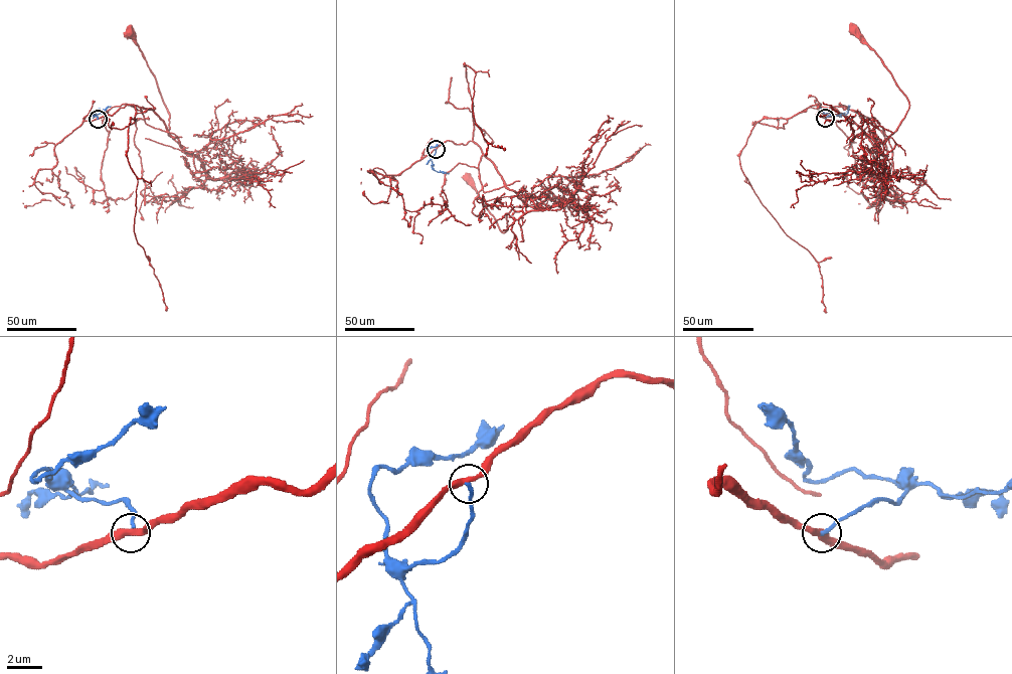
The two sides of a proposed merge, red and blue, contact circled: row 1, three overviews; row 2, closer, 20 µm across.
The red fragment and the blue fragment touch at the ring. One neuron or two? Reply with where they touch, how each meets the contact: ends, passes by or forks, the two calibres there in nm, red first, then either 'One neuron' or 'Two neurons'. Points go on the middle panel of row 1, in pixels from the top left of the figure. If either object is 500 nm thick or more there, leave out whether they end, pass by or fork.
Place: (436, 149). At the ring red passes by. At the ring blue ends. Thickness 360 nm (red) against 220 nm. Two neurons

